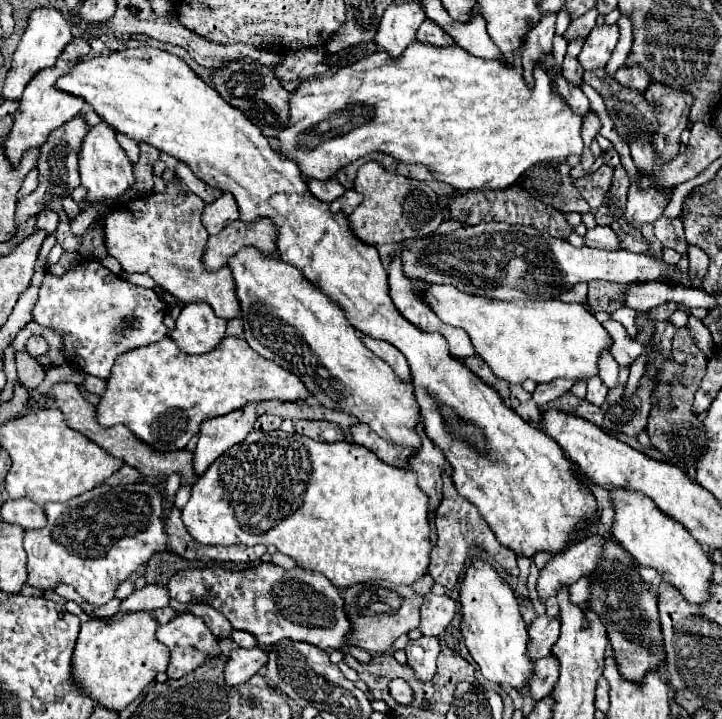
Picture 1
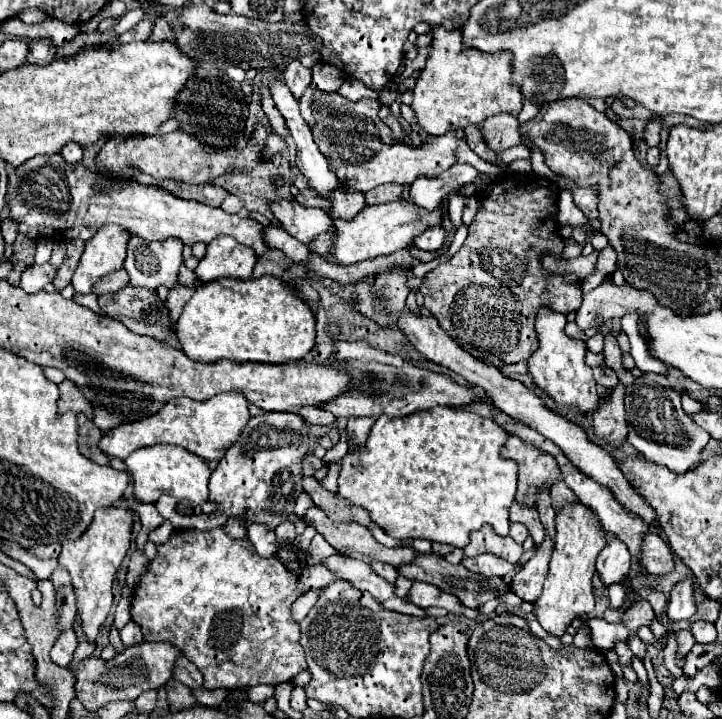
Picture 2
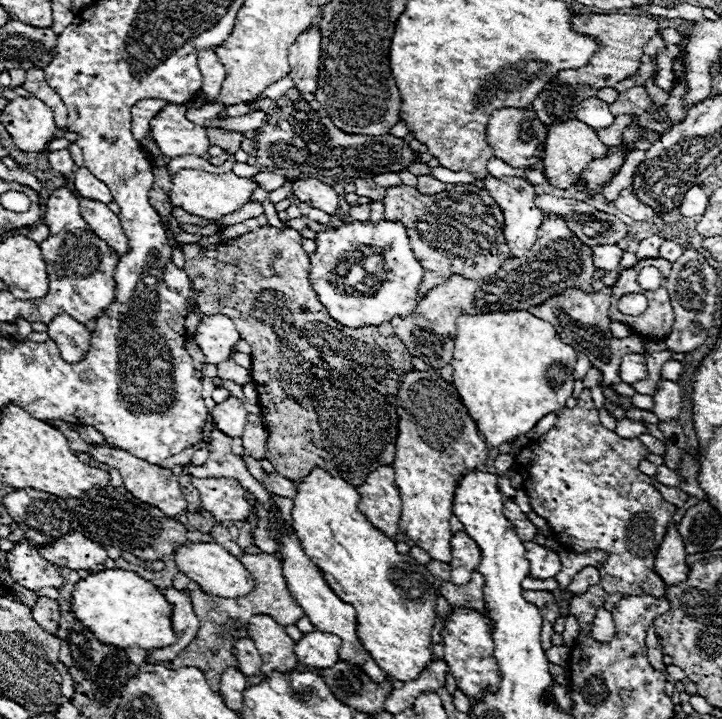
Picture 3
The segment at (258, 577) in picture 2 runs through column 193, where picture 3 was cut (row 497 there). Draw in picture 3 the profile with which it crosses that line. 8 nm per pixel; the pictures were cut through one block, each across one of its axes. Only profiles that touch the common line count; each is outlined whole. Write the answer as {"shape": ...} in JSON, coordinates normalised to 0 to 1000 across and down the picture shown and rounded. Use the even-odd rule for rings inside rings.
{"shape":[[[809,542],[809,545],[803,548],[803,554],[801,554],[801,562],[798,562],[795,567],[778,567],[778,570],[773,570],[773,584],[770,584],[770,590],[767,590],[751,609],[745,609],[740,618],[734,618],[731,623],[726,623],[726,626],[720,629],[720,634],[715,637],[715,643],[712,643],[715,656],[726,665],[726,684],[729,684],[731,693],[734,693],[737,709],[762,729],[762,734],[767,737],[773,754],[778,754],[784,762],[789,762],[789,765],[795,765],[795,768],[834,765],[834,768],[842,771],[842,779],[828,787],[828,796],[831,796],[831,815],[834,815],[837,823],[842,826],[842,829],[839,829],[839,832],[842,832],[842,840],[839,840],[837,846],[845,848],[845,851],[850,848],[850,840],[859,834],[859,829],[867,829],[867,826],[873,826],[873,829],[892,829],[892,826],[895,826],[895,829],[909,829],[909,832],[917,832],[917,829],[922,826],[922,812],[917,809],[917,804],[914,804],[914,801],[909,798],[909,793],[906,793],[906,776],[909,776],[911,759],[914,759],[914,754],[917,754],[917,748],[920,748],[920,743],[922,743],[922,732],[928,729],[931,715],[936,712],[936,704],[931,704],[928,698],[922,698],[922,695],[917,693],[917,687],[903,676],[903,665],[895,662],[895,659],[889,659],[889,656],[884,654],[884,645],[895,637],[895,631],[898,631],[898,623],[895,623],[884,609],[878,609],[878,612],[859,609],[853,601],[839,598],[839,595],[831,590],[831,584],[828,584],[828,570],[825,570],[825,565],[823,565],[823,559],[820,559],[820,554],[817,554],[817,542]]]}

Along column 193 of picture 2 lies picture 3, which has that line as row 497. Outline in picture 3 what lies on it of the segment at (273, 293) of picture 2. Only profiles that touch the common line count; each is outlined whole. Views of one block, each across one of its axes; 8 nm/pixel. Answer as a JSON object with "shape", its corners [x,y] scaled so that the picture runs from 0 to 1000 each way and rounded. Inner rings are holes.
{"shape":[[[435,651],[421,670],[413,670],[413,687],[407,693],[404,723],[407,737],[418,754],[427,776],[440,787],[452,812],[474,832],[493,846],[496,887],[524,926],[546,946],[571,949],[584,932],[598,921],[598,873],[604,865],[604,804],[593,796],[590,787],[571,779],[565,771],[551,771],[548,757],[532,745],[521,732],[515,732],[504,715],[493,709],[499,695],[490,676],[474,665],[463,665],[454,656]]]}

